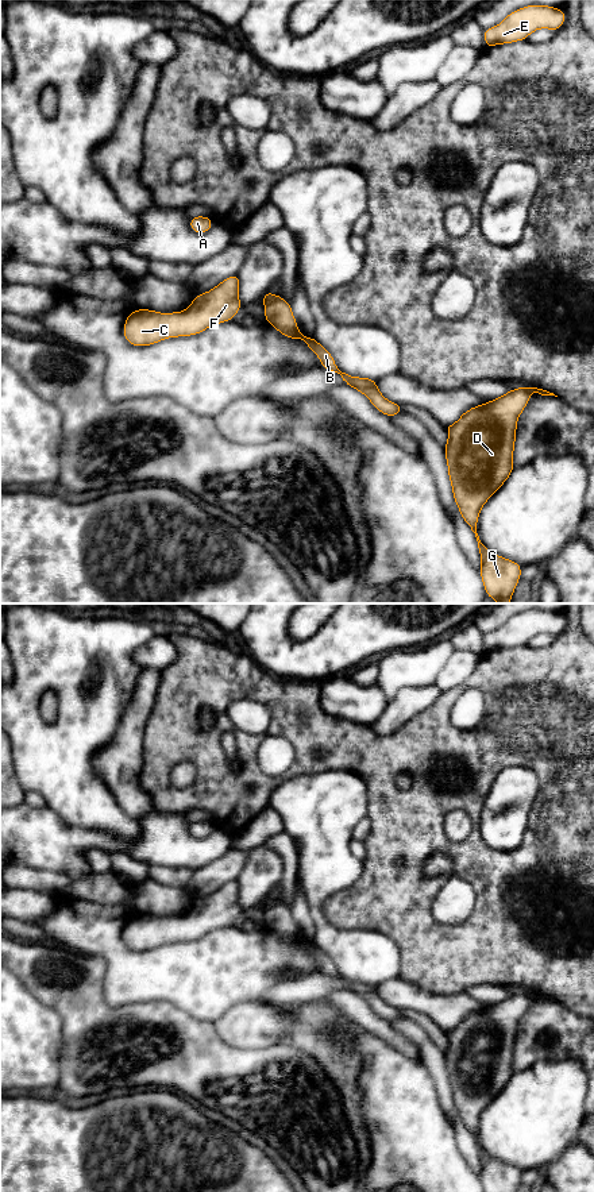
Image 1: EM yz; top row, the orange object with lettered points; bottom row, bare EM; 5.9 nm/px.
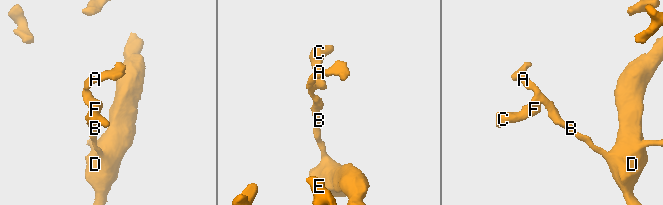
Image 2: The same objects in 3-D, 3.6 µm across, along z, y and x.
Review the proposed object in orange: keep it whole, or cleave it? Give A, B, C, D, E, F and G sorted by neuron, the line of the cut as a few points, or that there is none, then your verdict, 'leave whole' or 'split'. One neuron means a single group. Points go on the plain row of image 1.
groups A B C D E F G; cut none; leave whole

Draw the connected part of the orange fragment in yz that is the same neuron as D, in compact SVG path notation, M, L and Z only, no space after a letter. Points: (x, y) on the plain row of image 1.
M525 991L512 994L500 1003L466 1015L455 1029L444 1030L448 1038L448 1046L443 1053L448 1071L448 1081L452 1089L452 1099L462 1123L475 1138L481 1158L479 1179L485 1192L516 1192L521 1183L522 1172L518 1168L495 1160L481 1147L477 1138L477 1129L479 1116L486 1106L505 1088L514 1073L513 1056L517 1025L526 1012L532 998L555 1000L554 998L537 992Z

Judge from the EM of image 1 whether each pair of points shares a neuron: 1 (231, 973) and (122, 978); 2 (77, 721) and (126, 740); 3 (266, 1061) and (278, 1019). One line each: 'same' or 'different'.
1: same
2: different
3: different

